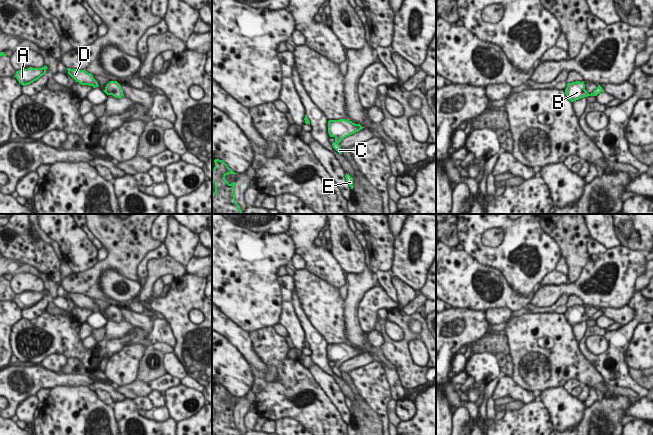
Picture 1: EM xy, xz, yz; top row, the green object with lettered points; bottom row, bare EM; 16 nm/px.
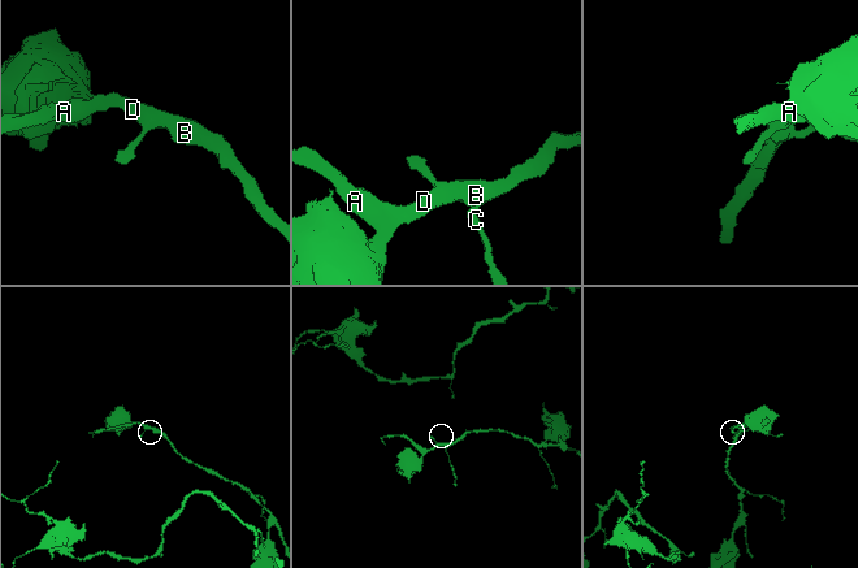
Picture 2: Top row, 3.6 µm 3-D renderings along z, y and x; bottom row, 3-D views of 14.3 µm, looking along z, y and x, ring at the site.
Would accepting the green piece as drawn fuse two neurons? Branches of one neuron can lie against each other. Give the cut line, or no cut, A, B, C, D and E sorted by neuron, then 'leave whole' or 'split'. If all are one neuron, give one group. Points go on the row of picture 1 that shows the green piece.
cut none; groups A B C D E; leave whole

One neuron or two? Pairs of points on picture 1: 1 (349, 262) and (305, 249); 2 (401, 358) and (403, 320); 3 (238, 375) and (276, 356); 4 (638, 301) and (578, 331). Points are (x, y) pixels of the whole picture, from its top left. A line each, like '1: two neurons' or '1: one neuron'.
1: two neurons
2: one neuron
3: two neurons
4: two neurons

